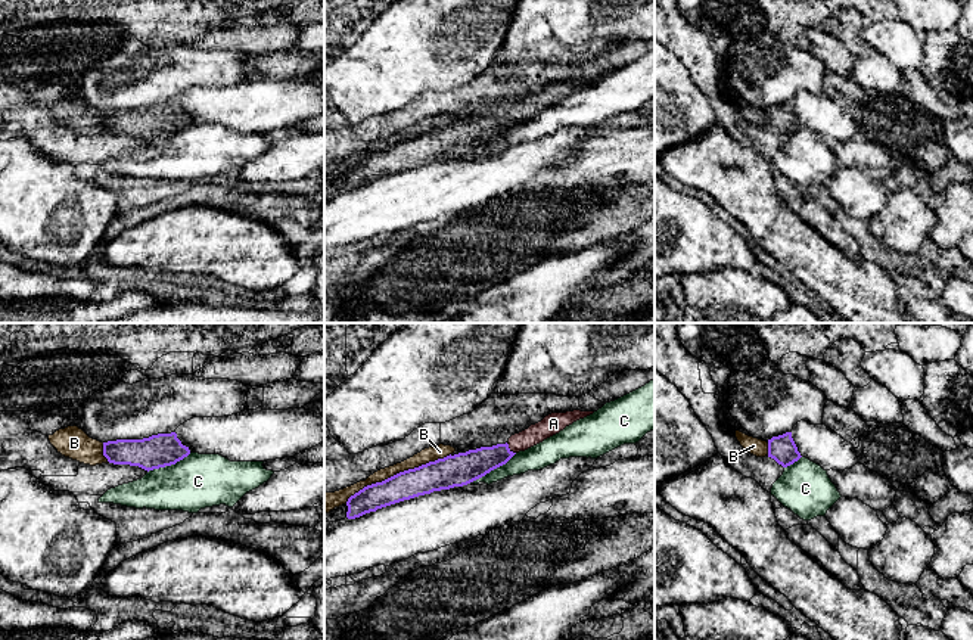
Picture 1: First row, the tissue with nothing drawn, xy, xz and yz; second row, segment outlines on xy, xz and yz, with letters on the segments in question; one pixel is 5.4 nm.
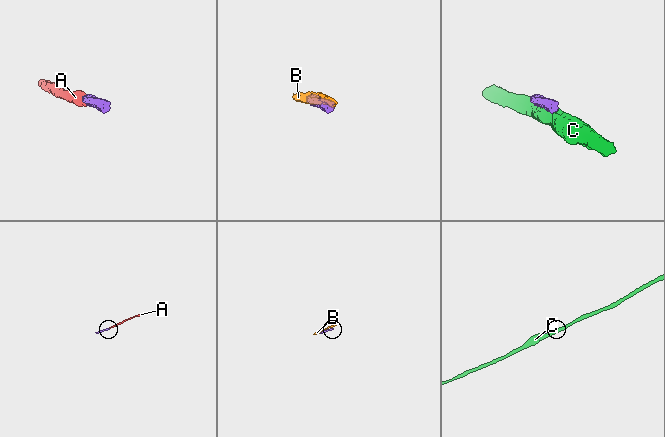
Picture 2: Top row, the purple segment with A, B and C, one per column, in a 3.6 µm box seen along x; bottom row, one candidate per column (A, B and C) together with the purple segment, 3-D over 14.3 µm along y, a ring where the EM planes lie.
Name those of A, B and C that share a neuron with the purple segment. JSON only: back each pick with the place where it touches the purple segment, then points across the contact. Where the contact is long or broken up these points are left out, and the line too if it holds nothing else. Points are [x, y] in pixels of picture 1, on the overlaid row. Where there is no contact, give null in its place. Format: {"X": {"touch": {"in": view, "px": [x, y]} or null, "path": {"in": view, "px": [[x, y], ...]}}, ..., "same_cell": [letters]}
{"A": {"touch": {"in": "xz", "px": [509, 449]}, "path": {"in": "xz", "px": [[472, 465], [509, 449], [549, 426]]}}, "same_cell": ["A"]}

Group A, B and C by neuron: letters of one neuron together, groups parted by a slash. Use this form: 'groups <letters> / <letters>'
groups A / B / C

